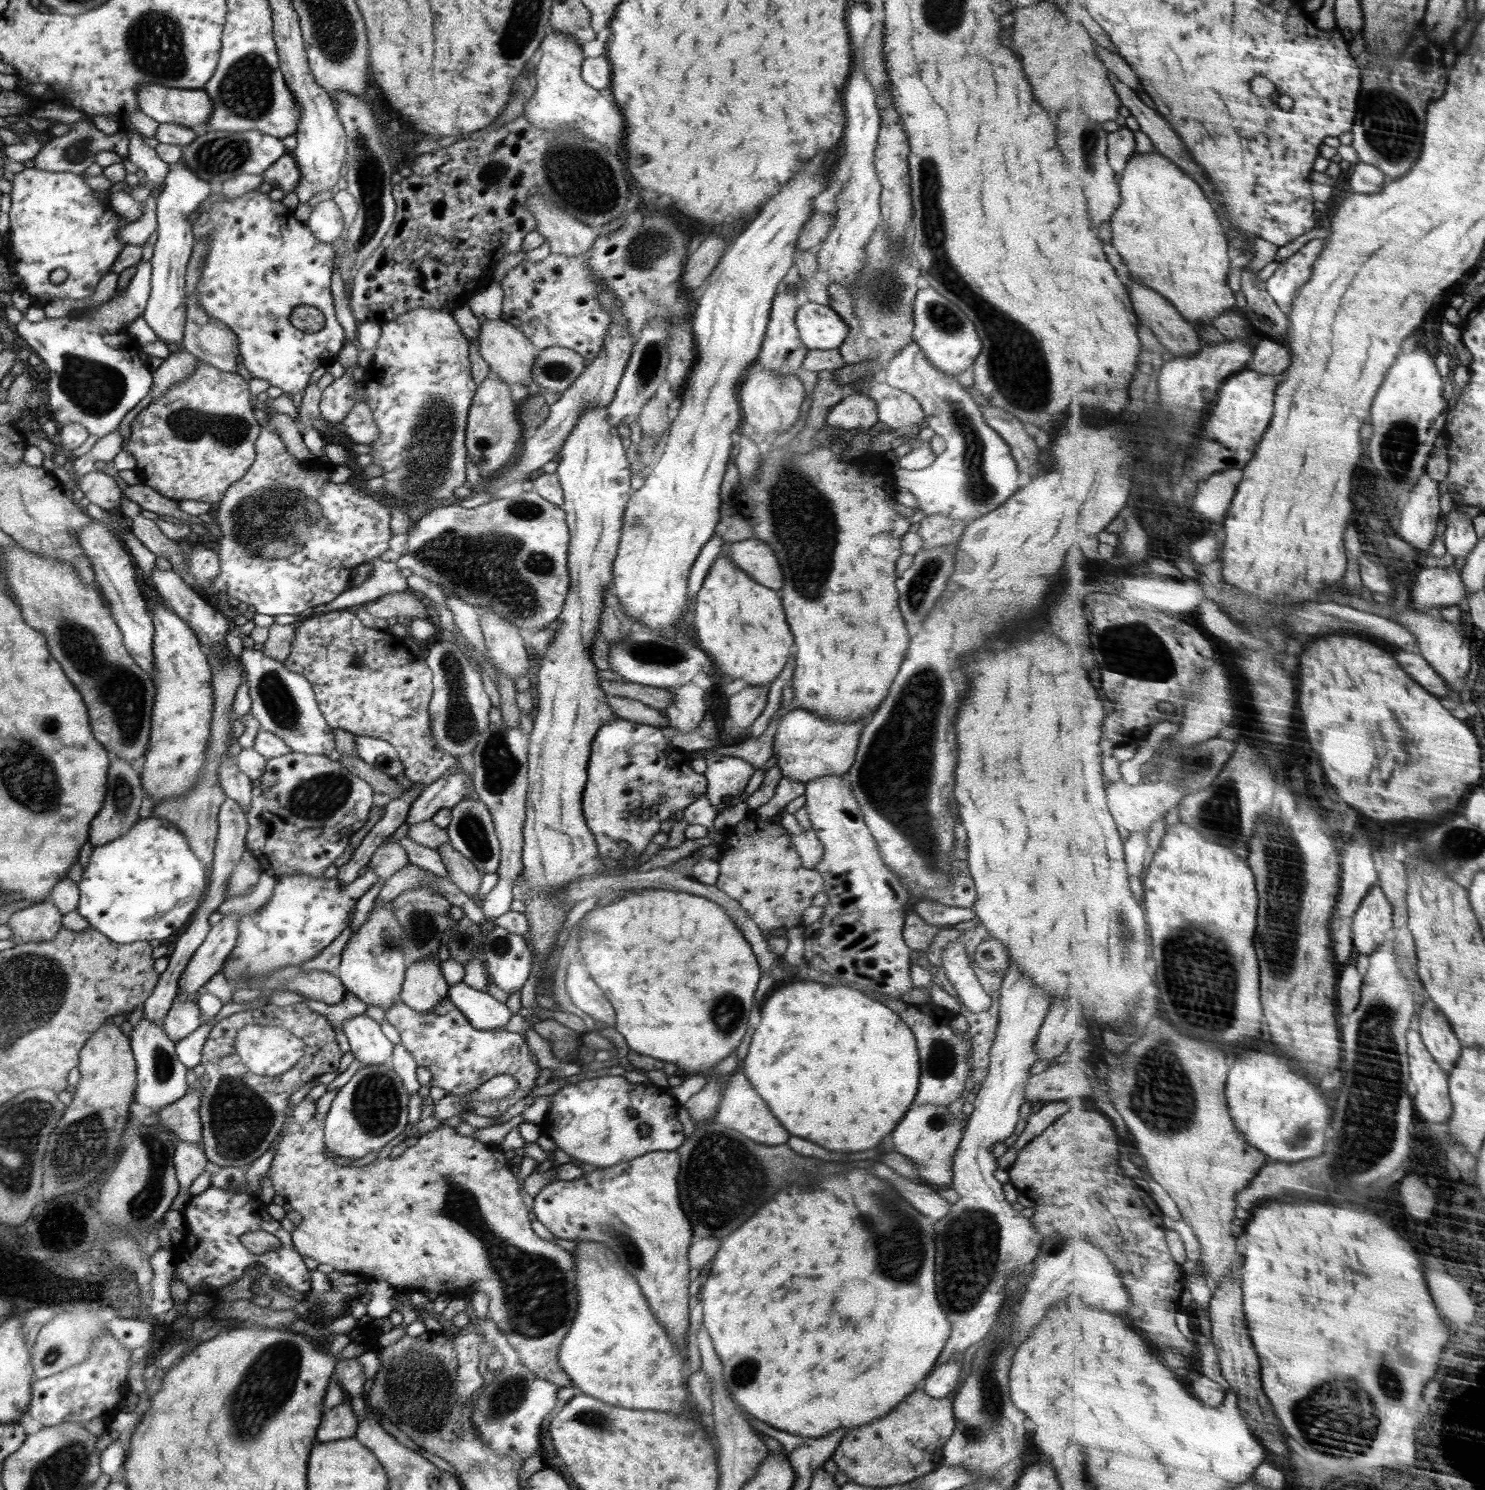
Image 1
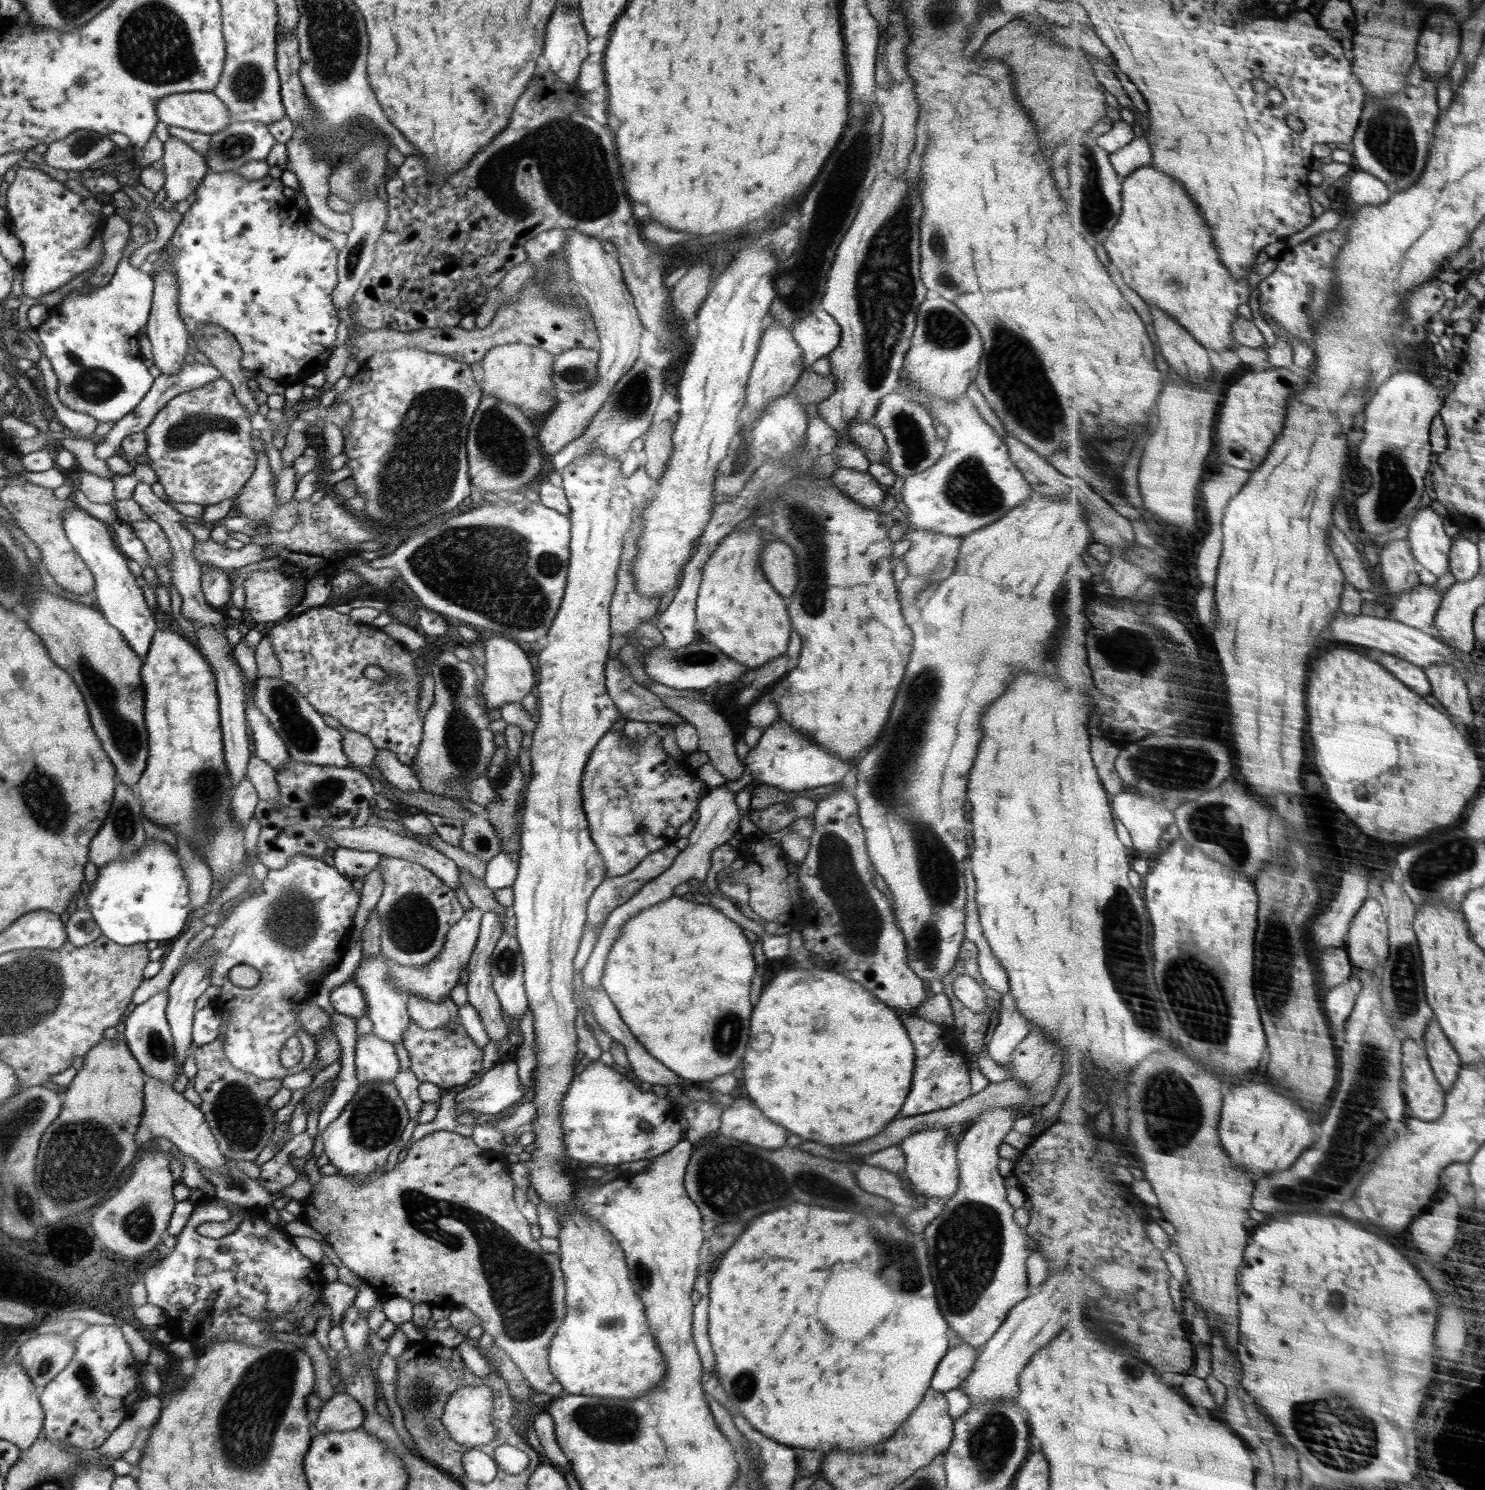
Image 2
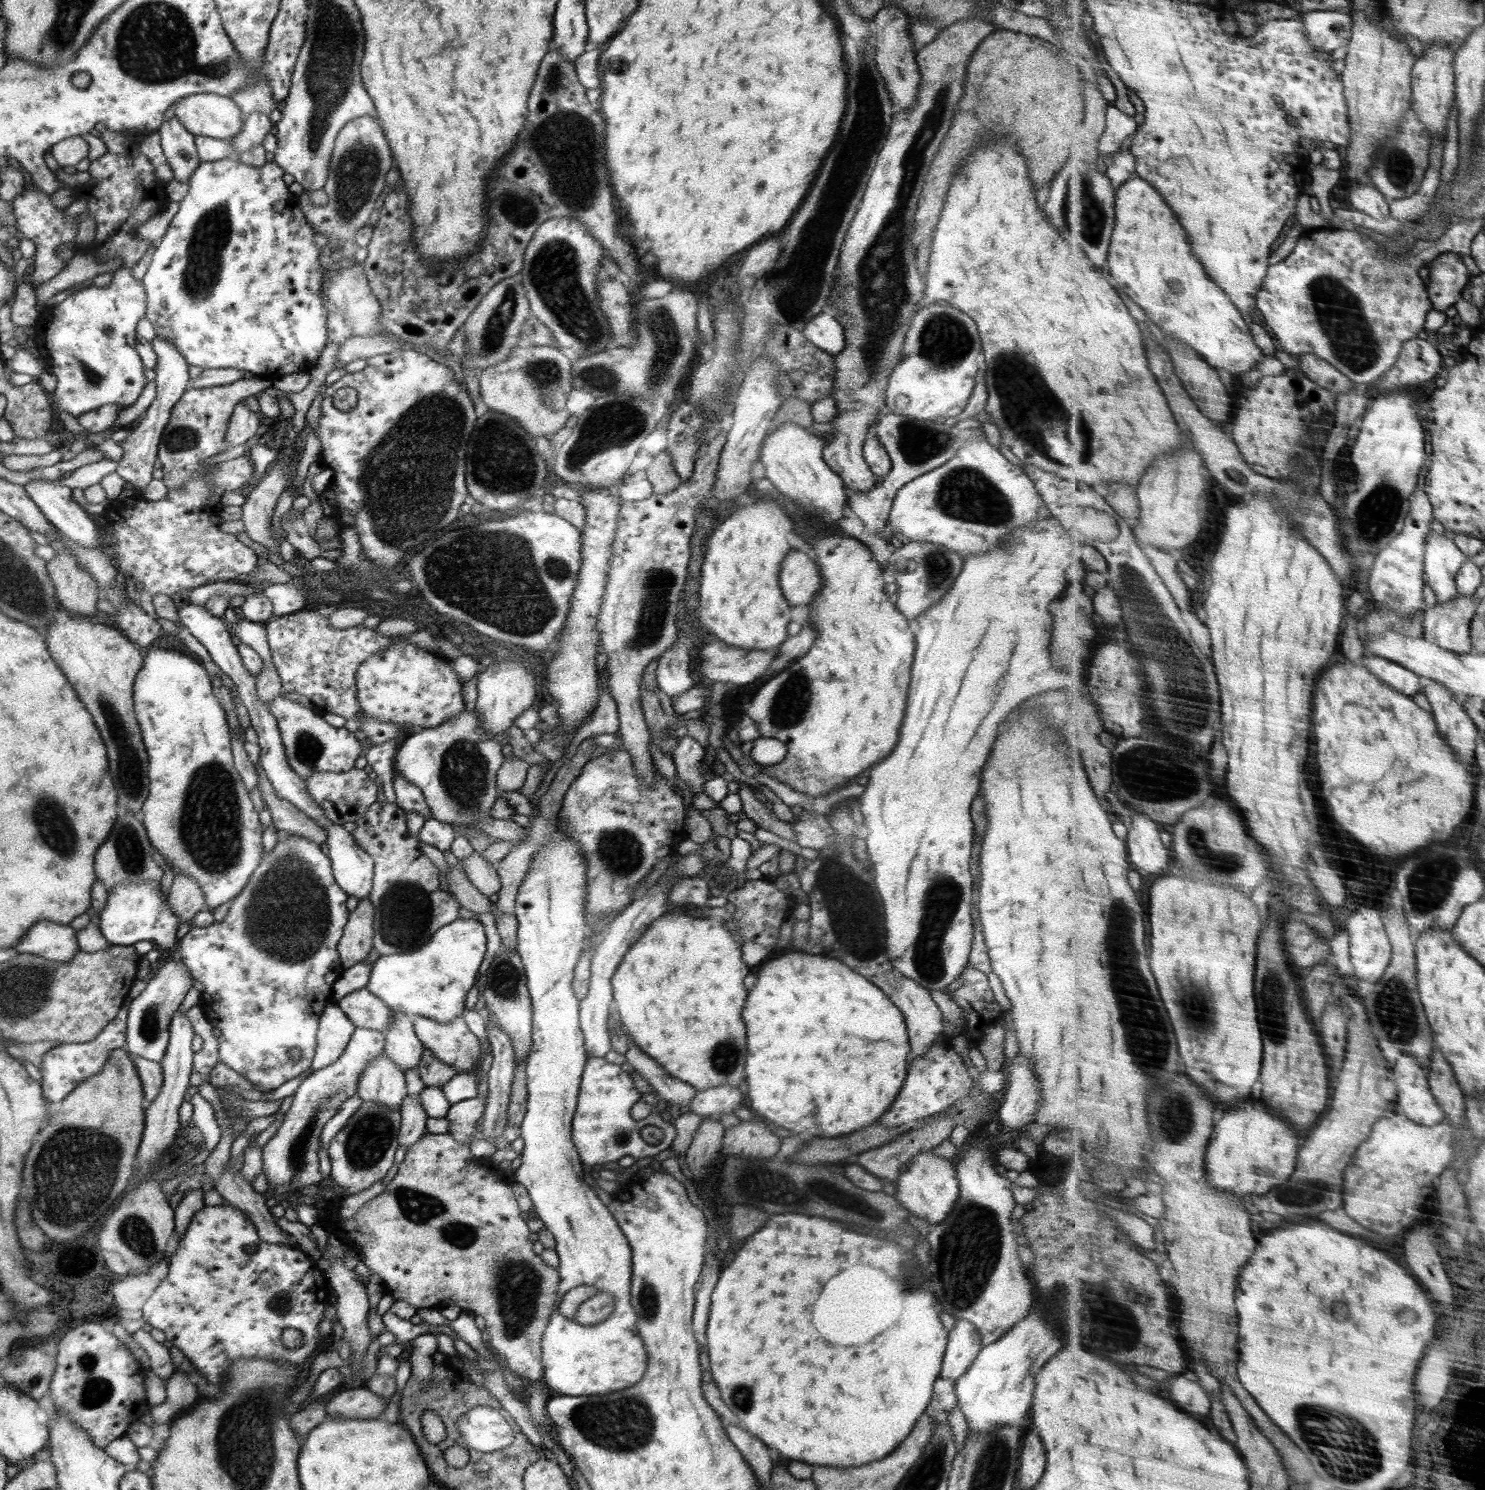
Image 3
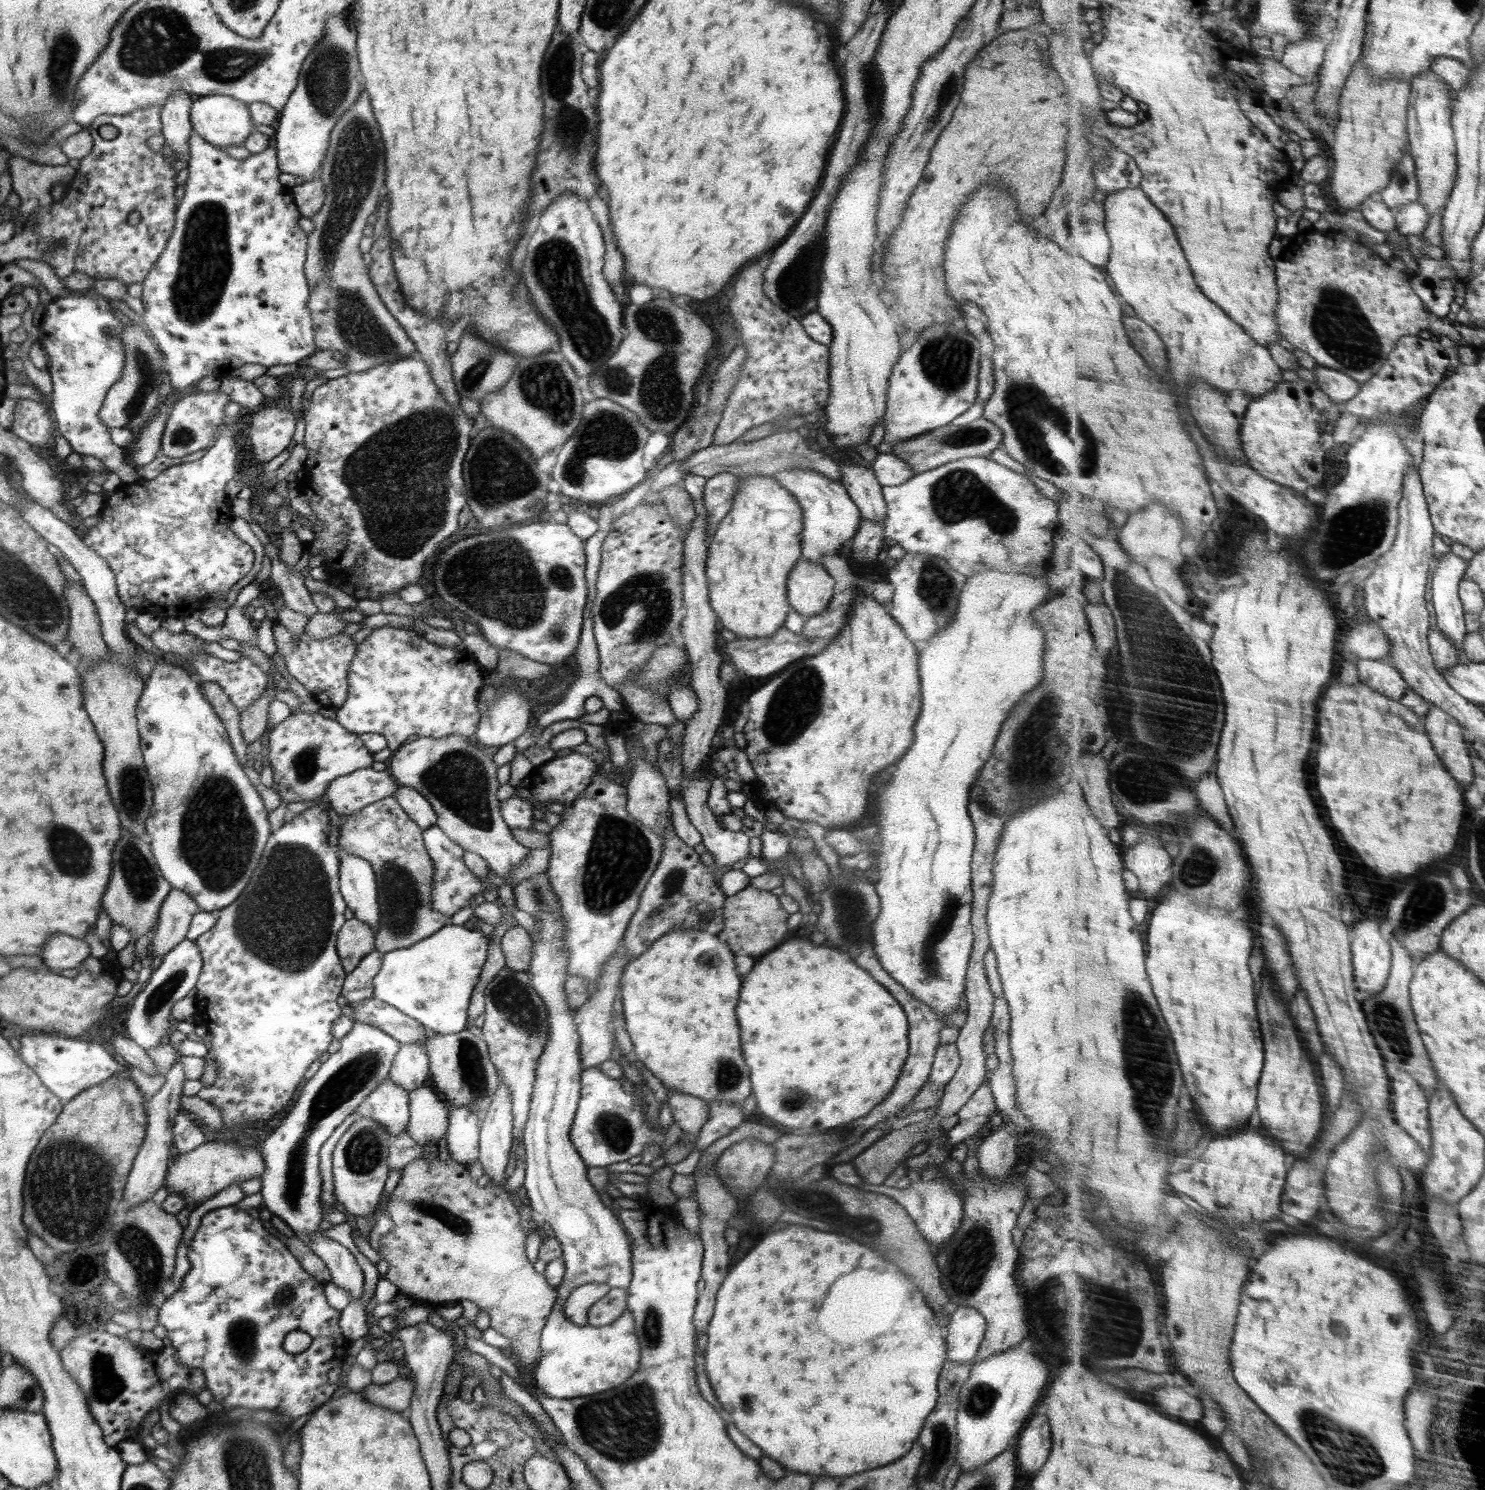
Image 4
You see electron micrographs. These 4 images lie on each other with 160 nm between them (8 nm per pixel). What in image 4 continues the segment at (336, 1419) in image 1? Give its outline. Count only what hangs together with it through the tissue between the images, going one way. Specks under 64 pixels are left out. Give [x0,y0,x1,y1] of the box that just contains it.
[362,1376,415,1414]

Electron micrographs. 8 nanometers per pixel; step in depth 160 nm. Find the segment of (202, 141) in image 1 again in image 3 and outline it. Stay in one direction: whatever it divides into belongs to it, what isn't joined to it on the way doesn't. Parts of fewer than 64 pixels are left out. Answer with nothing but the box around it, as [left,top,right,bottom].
[230,112,274,154]

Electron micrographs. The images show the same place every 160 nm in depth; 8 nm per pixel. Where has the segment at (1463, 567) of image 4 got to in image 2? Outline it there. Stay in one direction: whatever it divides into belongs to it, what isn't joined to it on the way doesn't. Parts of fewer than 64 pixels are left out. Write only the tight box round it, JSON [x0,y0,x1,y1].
[1409,505,1455,578]

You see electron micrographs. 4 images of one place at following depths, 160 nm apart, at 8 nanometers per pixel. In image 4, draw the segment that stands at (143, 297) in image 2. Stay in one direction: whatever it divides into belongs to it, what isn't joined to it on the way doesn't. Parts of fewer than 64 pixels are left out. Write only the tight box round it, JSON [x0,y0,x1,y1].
[38,291,141,485]

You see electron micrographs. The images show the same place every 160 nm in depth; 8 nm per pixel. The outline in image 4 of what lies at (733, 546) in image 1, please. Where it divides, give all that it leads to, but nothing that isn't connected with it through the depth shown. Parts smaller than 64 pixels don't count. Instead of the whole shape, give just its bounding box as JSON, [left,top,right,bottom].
[788,558,834,618]

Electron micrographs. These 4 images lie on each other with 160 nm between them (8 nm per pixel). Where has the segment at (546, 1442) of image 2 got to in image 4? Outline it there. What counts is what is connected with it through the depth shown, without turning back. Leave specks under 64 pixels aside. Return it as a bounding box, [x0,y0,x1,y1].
[377,1156,557,1367]

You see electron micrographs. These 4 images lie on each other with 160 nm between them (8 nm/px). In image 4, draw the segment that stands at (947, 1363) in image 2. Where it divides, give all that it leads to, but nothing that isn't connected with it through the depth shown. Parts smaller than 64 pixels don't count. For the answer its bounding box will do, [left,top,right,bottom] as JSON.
[945,1308,986,1364]

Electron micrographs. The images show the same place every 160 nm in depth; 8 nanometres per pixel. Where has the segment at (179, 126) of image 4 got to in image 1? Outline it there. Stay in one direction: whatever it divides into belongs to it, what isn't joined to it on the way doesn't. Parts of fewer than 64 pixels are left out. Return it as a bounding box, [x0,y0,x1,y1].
[143,158,213,347]

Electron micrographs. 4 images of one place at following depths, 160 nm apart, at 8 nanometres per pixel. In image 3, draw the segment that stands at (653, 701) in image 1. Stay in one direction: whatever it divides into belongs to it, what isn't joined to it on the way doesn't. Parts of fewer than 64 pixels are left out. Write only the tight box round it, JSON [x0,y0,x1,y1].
[737,782,797,842]

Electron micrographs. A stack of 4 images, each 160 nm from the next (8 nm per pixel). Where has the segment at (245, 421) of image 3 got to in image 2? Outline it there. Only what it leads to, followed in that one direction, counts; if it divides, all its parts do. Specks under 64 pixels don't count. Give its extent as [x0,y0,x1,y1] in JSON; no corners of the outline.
[191,324,259,415]

